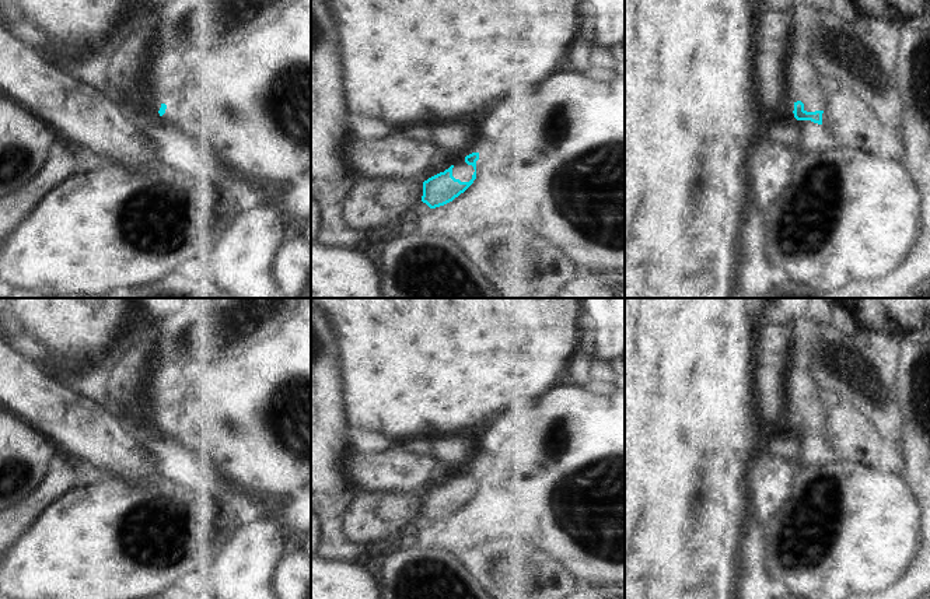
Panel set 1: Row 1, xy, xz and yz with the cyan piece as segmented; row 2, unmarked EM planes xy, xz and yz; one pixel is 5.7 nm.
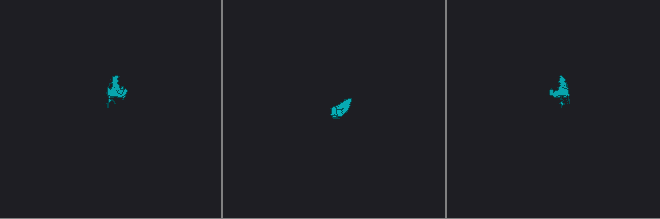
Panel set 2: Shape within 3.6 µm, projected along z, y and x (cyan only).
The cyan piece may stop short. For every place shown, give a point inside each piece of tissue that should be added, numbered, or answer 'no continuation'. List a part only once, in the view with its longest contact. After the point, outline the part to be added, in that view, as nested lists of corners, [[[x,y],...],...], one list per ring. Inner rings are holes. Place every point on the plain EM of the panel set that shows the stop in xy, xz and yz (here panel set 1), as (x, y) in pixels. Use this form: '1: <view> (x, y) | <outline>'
1: xz (462, 484) | [[[459,469],[452,481],[452,490],[461,495],[469,495],[475,483],[465,476],[465,469]]]

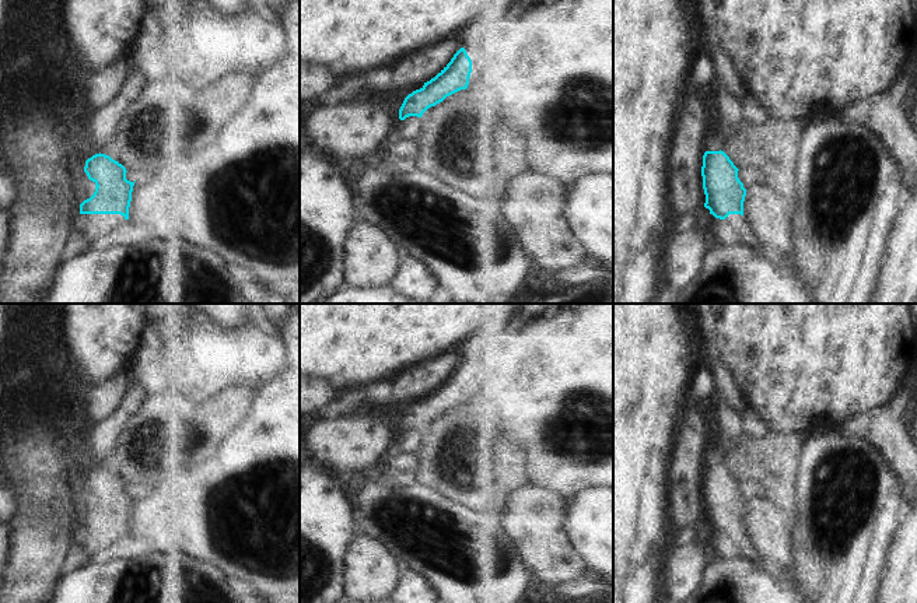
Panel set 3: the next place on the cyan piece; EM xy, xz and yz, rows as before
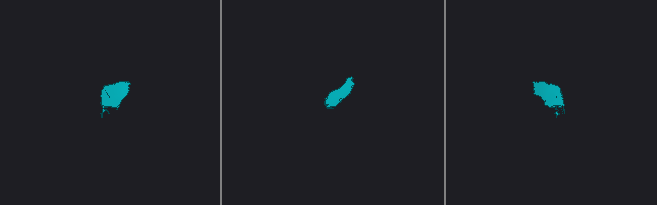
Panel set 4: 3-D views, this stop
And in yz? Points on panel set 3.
1: yz (738, 536) | [[[729,527],[725,534],[731,539],[734,546],[738,548],[739,554],[743,558],[749,558],[756,561],[763,569],[769,571],[771,575],[784,579],[787,575],[787,569],[781,568],[780,565],[770,562],[770,561],[763,561],[756,550],[755,546],[752,544],[749,536],[746,532],[741,527]]]

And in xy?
1: xy (93, 540) | [[[80,527],[77,555],[91,561],[101,560],[123,534],[125,530],[120,527]]]

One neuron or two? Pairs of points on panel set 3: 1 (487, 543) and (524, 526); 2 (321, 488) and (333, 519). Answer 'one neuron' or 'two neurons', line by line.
1: two neurons
2: one neuron

